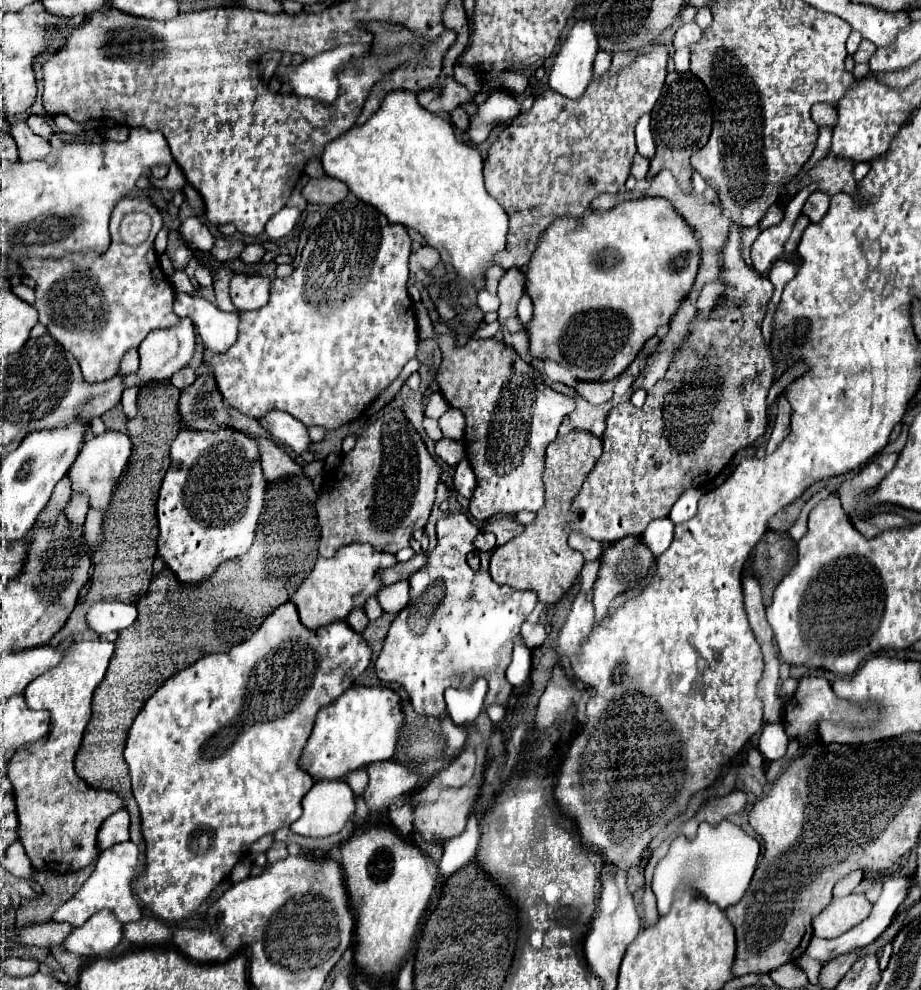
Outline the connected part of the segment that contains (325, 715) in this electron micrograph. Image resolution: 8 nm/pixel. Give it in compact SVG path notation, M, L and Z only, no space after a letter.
M351 686L335 702L327 704L317 714L313 732L311 732L305 748L303 748L299 766L315 782L321 782L321 780L341 780L351 770L363 768L371 762L391 760L391 756L395 752L395 744L397 744L401 724L403 724L403 712L399 706L399 696L395 692L391 692L389 688L383 688L383 686Z

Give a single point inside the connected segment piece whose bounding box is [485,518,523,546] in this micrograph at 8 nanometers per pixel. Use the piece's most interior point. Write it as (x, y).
(506, 528)

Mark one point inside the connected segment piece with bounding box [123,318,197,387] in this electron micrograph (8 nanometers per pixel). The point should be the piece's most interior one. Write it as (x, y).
(163, 352)

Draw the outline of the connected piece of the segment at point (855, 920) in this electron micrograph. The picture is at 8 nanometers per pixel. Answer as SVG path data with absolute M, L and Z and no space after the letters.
M863 894L833 898L825 910L813 918L813 934L817 938L837 938L863 922L871 912L871 902Z

